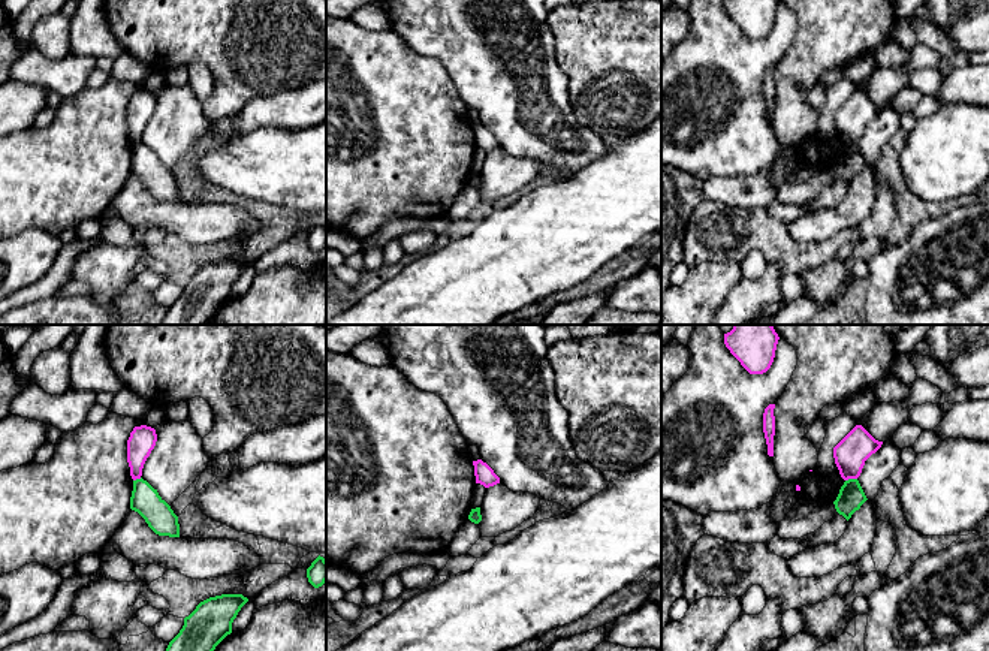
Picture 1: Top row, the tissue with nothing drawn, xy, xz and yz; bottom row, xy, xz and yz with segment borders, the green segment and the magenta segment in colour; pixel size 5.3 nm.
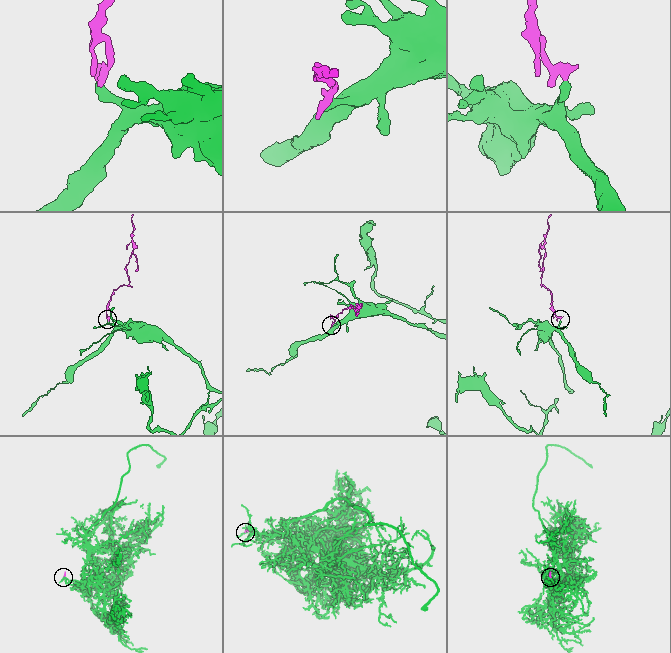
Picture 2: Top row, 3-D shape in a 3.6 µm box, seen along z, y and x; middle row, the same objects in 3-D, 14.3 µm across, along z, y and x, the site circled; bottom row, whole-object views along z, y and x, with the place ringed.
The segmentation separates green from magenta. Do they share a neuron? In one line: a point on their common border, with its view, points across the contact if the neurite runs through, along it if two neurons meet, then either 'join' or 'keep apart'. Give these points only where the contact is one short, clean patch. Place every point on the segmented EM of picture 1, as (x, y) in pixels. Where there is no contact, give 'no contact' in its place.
yz (850, 479) | along yz (856, 478), (846, 481) | keep apart

